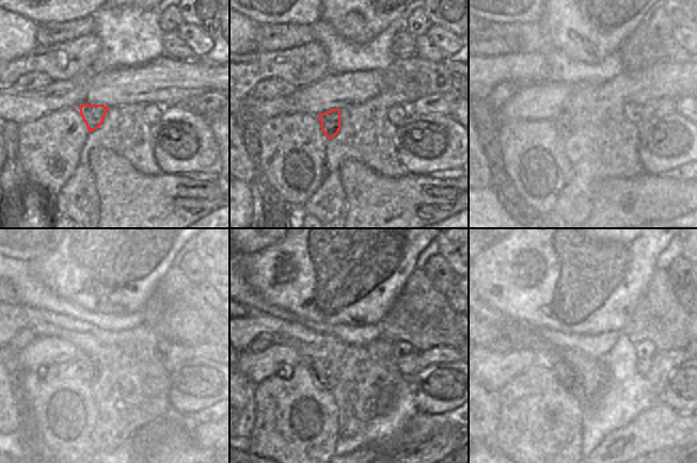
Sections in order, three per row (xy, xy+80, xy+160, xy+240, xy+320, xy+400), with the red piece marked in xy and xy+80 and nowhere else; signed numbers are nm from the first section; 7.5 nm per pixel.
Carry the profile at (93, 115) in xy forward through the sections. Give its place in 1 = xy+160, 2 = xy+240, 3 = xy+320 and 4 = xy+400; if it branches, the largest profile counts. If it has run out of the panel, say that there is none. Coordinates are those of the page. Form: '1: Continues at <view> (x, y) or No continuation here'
1: Continues at xy+160 (565, 123)
2: Continues at xy+240 (88, 364)
3: Continues at xy+320 (318, 367)
4: Continues at xy+400 (561, 370).

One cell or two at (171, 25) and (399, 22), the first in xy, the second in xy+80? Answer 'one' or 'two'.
two

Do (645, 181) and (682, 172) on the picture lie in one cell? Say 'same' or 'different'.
different

